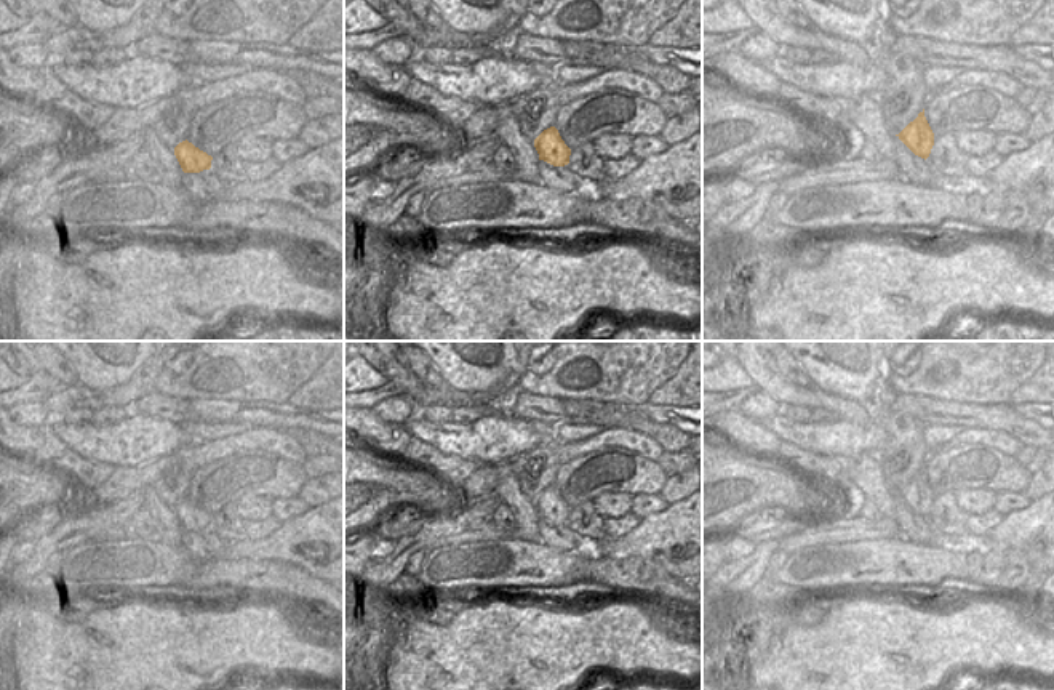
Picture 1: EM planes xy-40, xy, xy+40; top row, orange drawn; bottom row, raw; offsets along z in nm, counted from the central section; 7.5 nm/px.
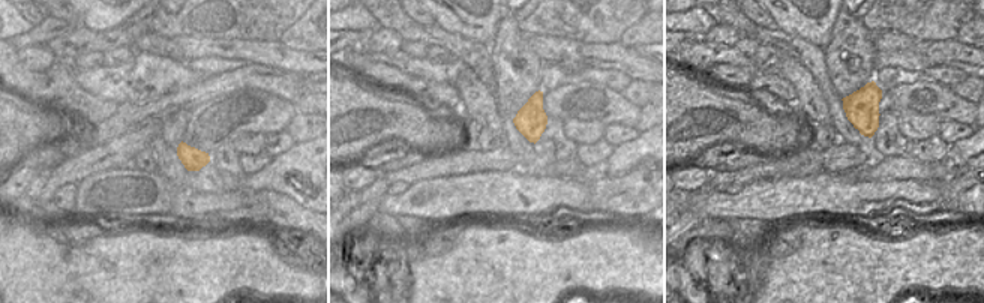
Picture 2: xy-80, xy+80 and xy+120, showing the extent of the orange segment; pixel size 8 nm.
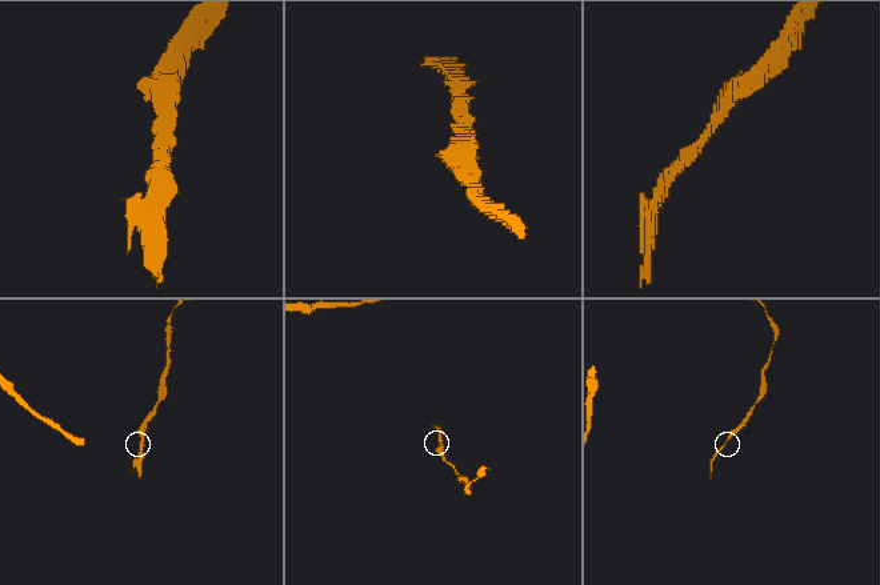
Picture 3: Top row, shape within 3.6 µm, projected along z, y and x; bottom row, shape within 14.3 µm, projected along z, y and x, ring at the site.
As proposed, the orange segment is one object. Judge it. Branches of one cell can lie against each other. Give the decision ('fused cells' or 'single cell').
single cell

